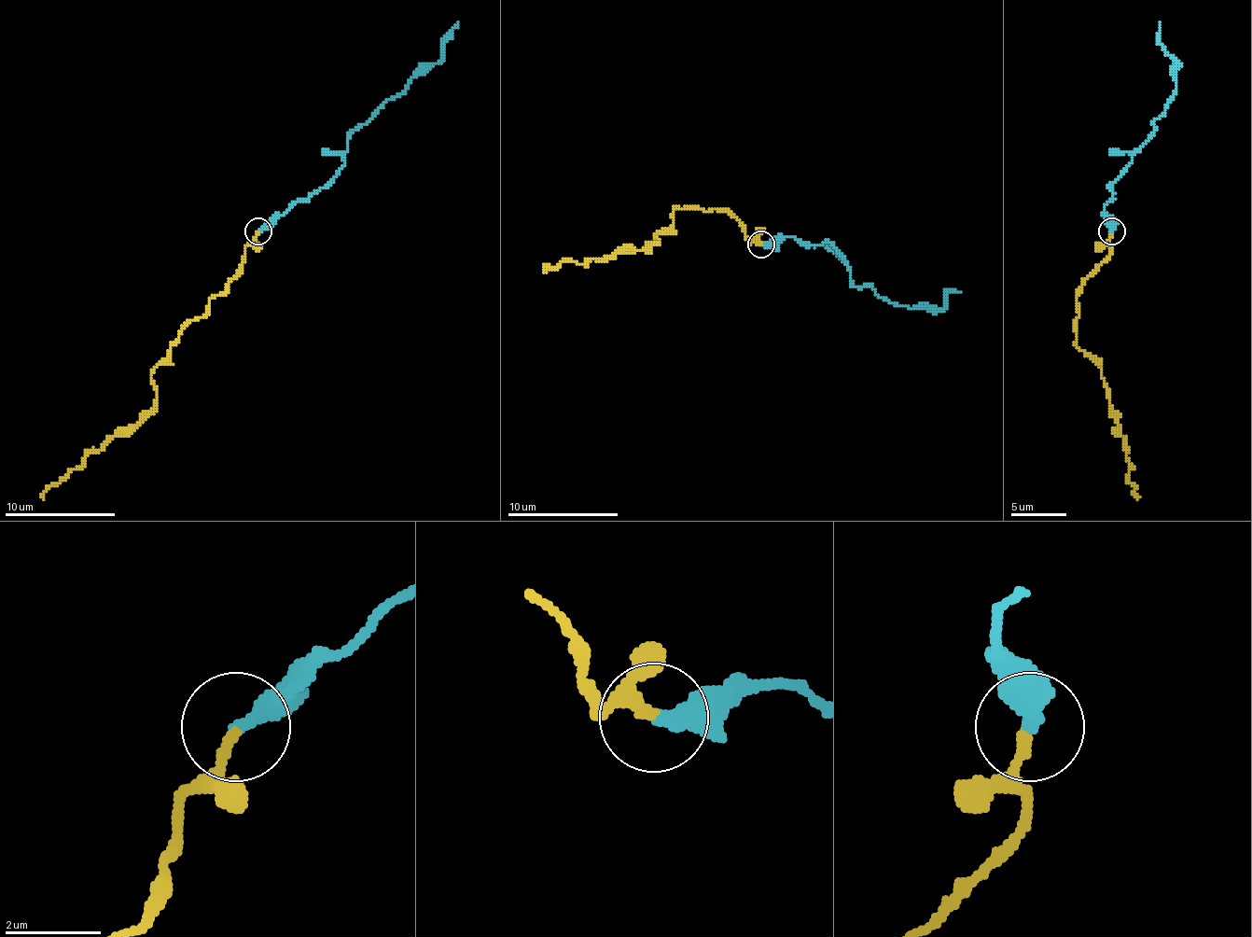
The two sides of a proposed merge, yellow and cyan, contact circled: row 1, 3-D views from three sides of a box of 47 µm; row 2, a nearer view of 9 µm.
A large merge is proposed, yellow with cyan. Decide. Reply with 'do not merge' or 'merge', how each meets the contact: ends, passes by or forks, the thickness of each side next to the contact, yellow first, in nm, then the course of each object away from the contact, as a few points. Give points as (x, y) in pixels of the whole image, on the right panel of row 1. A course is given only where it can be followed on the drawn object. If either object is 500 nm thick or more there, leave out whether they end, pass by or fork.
merge; yellow ends; cyan ends; calibres 200 and 360 nm; course yellow (1112, 231), (1109, 257), (1077, 300), (1077, 345), (1091, 353), (1101, 370), (1132, 467), (1129, 481), (1140, 496); course cyan (1112, 231), (1104, 215), (1112, 199), (1109, 185), (1154, 132), (1175, 88), (1175, 61), (1160, 41), (1160, 21)

